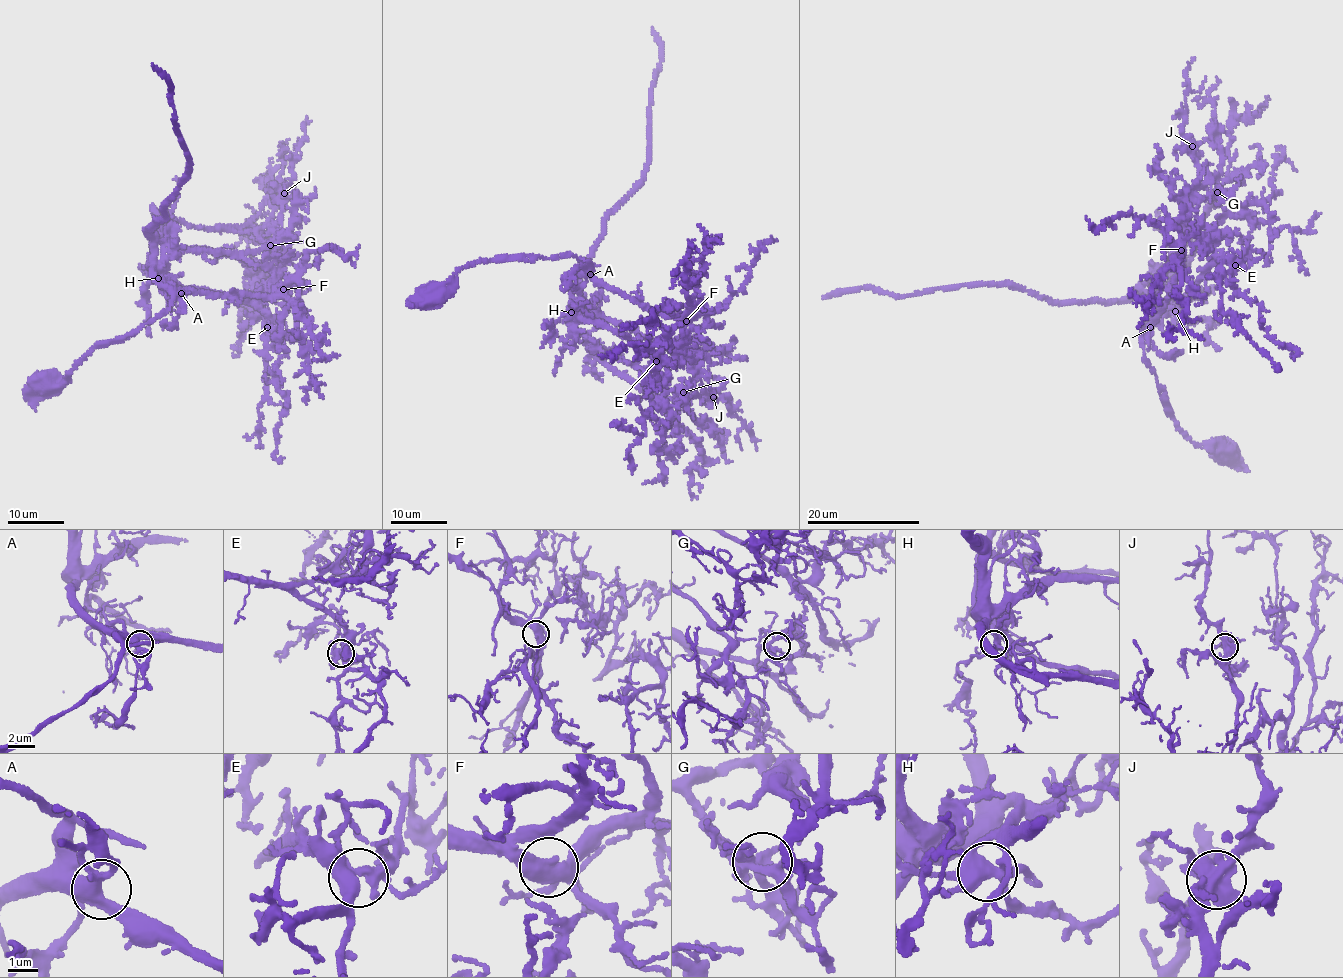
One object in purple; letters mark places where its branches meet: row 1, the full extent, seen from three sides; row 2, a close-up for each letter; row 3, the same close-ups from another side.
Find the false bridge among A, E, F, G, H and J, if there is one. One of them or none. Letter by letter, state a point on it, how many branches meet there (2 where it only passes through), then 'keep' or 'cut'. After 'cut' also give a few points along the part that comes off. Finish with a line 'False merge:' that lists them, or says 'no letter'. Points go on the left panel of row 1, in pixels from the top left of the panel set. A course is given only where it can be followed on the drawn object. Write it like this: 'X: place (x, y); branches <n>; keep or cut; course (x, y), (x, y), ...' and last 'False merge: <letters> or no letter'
A: place (181, 293); branches 5; keep
E: place (267, 327); branches 6; keep
F: place (283, 289); branches 5; keep
G: place (270, 245); branches 5; keep
H: place (158, 278); branches 7; keep
J: place (284, 193); branches 6; keep
False merge: no letter

